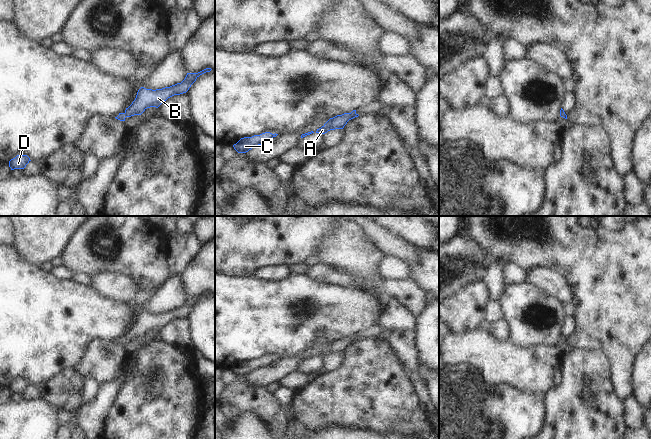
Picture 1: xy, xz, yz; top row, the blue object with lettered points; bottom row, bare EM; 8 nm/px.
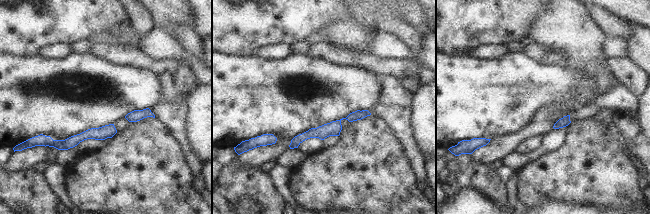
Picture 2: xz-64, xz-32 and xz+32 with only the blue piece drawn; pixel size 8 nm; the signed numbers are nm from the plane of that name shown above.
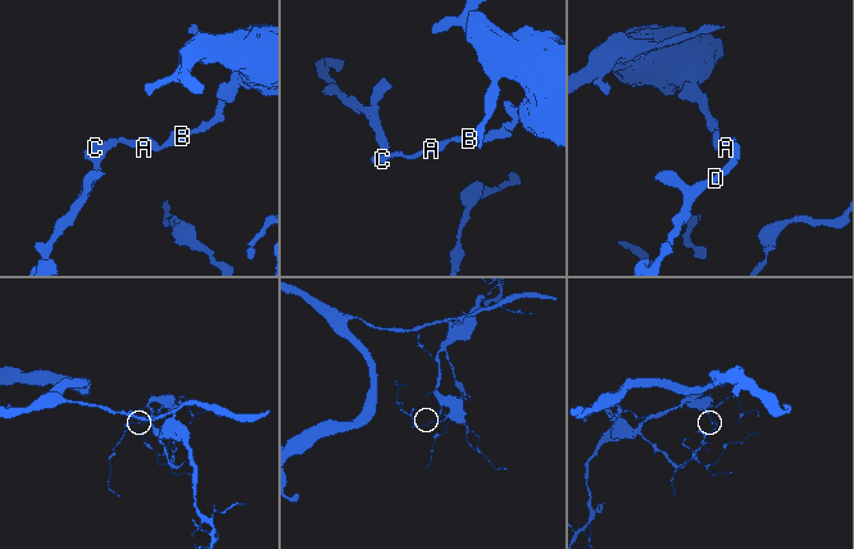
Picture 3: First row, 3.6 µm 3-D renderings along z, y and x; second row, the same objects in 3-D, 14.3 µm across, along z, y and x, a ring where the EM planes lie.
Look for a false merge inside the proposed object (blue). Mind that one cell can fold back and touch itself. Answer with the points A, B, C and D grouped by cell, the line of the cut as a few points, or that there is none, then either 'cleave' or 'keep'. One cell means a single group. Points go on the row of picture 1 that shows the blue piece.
A B C D | no cut | keep

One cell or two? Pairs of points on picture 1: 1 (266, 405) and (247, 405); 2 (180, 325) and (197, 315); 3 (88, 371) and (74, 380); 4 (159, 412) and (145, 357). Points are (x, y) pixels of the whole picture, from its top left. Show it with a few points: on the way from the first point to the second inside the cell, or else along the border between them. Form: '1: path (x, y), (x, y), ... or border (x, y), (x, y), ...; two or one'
1: path (261, 405), (252, 405); one
2: border (185, 317), (193, 344); two
3: border (73, 367), (85, 379); two
4: path (165, 397), (165, 370), (160, 365); one

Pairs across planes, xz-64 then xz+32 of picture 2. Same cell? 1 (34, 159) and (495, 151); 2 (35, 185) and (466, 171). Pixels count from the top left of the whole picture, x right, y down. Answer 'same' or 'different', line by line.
1: same
2: same

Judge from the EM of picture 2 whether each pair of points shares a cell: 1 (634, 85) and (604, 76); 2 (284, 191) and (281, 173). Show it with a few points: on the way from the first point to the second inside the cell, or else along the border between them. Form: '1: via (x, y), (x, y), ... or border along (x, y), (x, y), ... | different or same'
1: border along (605, 58), (605, 68), (613, 78) | different
2: via (281, 187), (281, 177) | same

